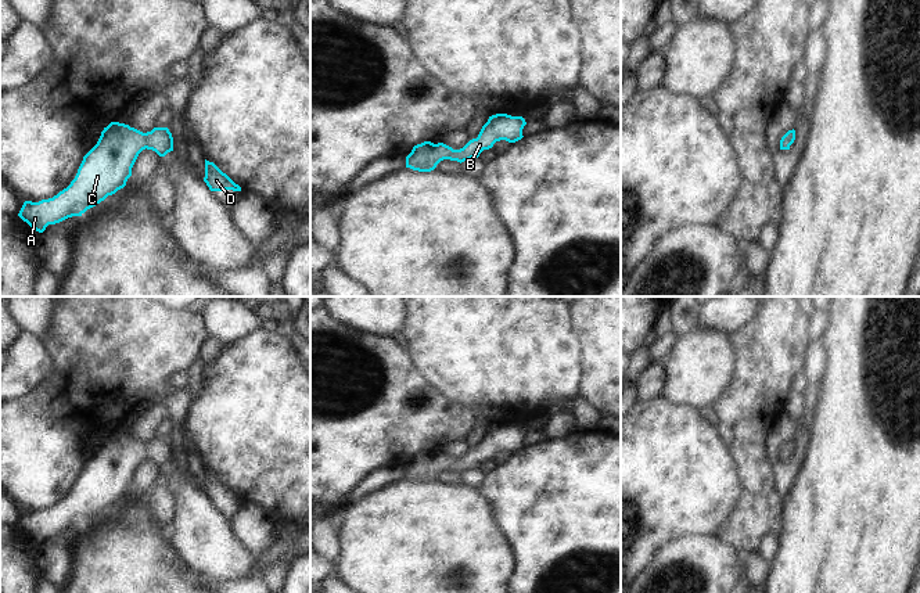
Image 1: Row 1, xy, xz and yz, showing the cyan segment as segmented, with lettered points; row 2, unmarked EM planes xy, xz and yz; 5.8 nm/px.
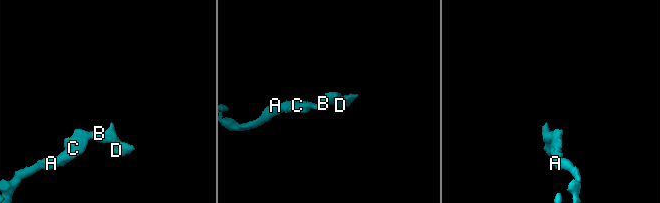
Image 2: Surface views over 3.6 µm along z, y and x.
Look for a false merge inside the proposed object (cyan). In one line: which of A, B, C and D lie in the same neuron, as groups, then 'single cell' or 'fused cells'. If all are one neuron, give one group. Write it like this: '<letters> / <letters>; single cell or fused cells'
A B C D; single cell

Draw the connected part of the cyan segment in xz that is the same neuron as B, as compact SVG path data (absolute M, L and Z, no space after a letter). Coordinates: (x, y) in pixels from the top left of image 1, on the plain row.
M496 424L489 427L482 436L477 449L470 450L463 459L453 460L452 457L431 452L424 452L413 457L406 467L406 478L418 482L431 482L443 470L464 472L471 468L478 468L484 460L493 457L496 452L506 450L515 453L521 450L522 439L527 435L522 427L511 427L507 424Z

